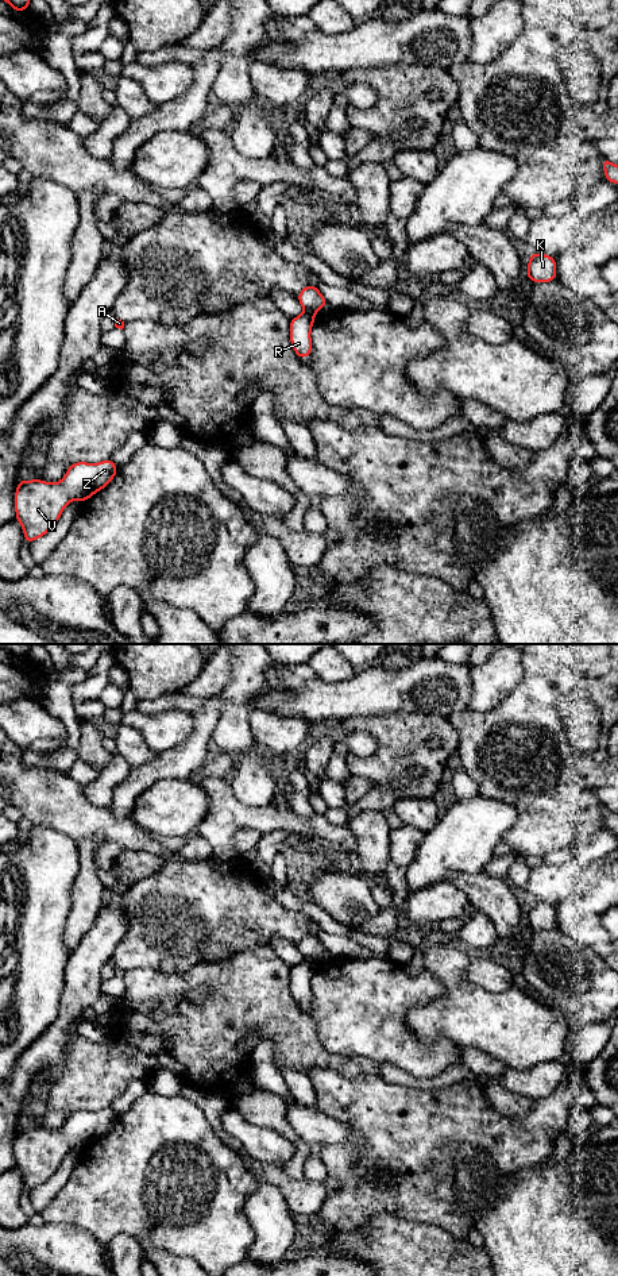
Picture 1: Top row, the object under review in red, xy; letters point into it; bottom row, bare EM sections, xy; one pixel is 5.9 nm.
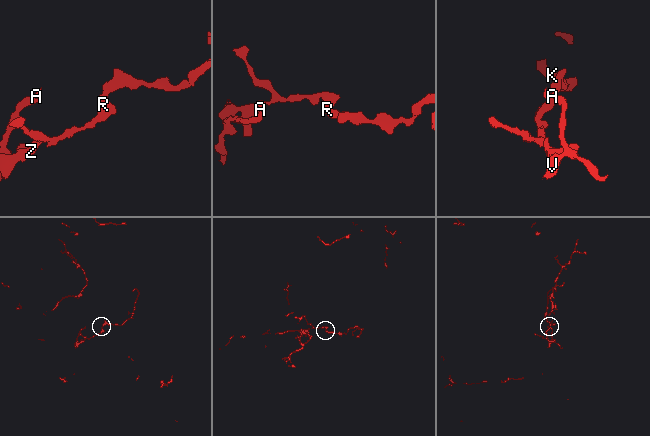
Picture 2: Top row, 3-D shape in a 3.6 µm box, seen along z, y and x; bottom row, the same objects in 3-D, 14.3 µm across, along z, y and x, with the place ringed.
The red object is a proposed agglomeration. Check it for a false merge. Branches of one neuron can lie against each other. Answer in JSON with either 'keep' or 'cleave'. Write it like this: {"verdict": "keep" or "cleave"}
{"verdict": "cleave"}

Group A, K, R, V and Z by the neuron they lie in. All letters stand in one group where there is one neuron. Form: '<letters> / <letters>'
A R V Z / K

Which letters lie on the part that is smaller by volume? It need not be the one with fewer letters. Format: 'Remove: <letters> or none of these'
Remove: K

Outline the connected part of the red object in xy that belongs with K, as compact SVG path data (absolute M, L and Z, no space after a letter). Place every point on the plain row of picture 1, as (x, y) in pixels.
M533 901L528 910L528 928L532 930L551 930L556 928L556 918L553 905Z

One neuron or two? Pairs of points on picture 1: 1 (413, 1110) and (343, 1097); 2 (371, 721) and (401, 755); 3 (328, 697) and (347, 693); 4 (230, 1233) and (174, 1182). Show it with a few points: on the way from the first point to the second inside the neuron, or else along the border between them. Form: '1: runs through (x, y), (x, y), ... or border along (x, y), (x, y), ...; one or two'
1: runs through (396, 1107), (371, 1107), (360, 1102); one
2: runs through (379, 729), (397, 747); one
3: runs through (332, 697), (343, 697); one
4: runs through (216, 1224), (188, 1195); one

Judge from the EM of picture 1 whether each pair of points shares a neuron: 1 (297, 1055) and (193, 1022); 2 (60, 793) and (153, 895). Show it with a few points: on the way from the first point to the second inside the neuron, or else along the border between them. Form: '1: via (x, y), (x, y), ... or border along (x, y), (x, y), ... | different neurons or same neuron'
1: via (273, 1029), (261, 1017), (226, 1017), (219, 1022) | same neuron
2: via (96, 822), (157, 848), (167, 859) | same neuron

